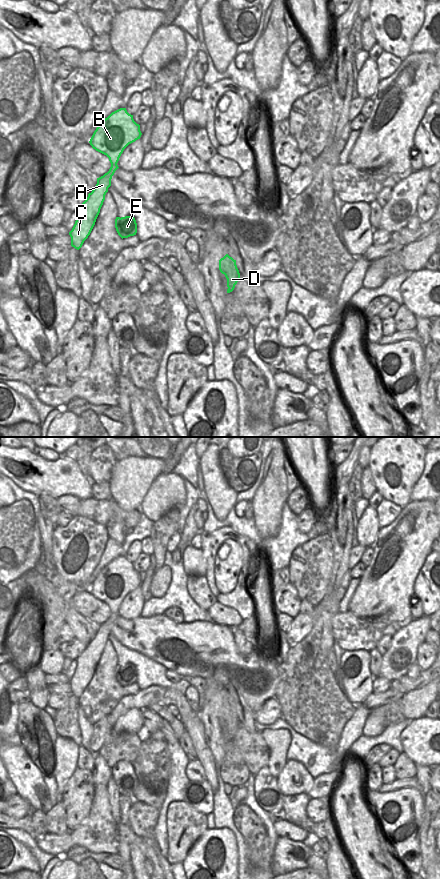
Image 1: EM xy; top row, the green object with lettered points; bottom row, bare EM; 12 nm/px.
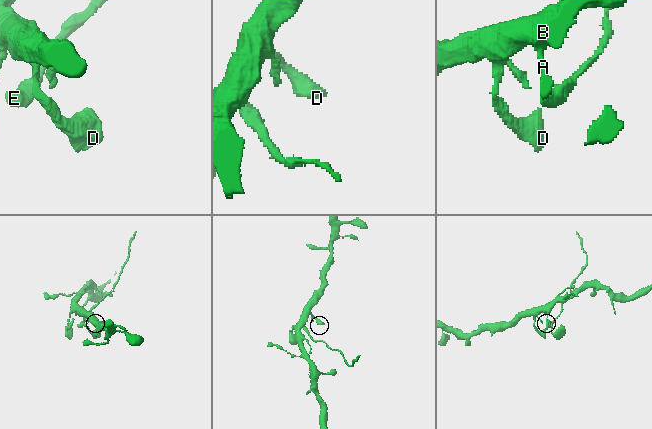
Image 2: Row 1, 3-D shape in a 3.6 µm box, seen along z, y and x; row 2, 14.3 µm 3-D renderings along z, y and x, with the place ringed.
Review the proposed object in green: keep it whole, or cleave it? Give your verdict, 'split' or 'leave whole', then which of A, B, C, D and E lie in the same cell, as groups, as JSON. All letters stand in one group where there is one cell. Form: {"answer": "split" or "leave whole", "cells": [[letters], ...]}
{"answer": "split", "cells": [["A", "C", "E"], ["B", "D"]]}

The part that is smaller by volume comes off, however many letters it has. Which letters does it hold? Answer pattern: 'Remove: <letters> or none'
Remove: A, C, E

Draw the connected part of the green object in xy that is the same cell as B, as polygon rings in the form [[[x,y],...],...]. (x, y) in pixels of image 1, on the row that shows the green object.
[[[120,108],[105,118],[94,131],[89,143],[93,149],[109,158],[109,170],[117,170],[124,149],[140,139],[142,133],[133,115],[126,108]]]

